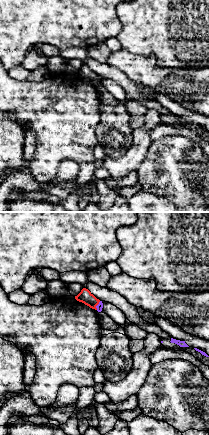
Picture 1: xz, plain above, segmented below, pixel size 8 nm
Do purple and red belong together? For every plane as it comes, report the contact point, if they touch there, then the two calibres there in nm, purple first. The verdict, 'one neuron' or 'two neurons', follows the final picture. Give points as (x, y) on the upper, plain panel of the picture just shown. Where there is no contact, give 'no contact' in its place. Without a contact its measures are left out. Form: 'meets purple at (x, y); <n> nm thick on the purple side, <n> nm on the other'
meets purple at (97, 81); 50 nm thick on the purple side, 110 nm on the other

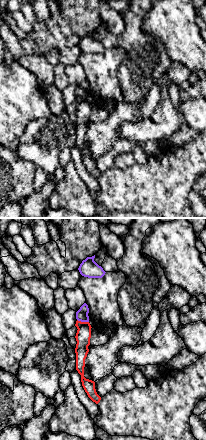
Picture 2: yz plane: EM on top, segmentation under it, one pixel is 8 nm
meets purple at (83, 97); 100 nm thick on the purple side, 120 nm on the other

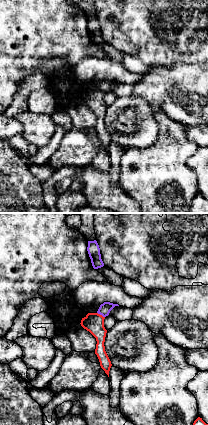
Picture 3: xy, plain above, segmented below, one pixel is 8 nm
meets purple at (101, 90); 90 nm thick on the purple side, 160 nm on the other

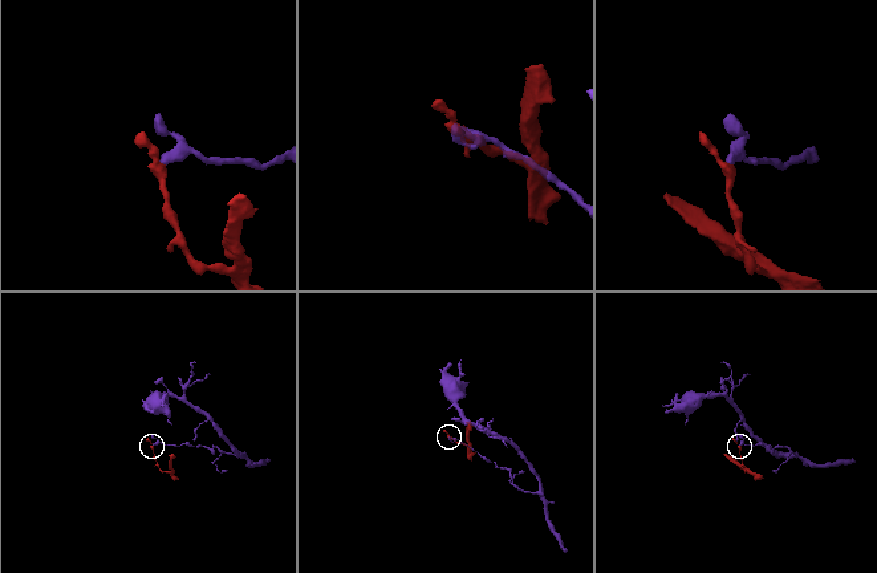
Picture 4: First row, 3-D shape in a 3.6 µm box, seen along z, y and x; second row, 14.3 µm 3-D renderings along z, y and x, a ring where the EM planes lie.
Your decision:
two neurons

